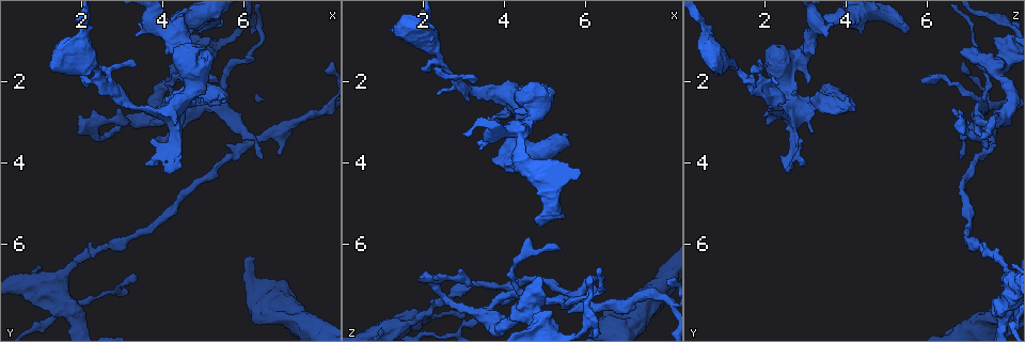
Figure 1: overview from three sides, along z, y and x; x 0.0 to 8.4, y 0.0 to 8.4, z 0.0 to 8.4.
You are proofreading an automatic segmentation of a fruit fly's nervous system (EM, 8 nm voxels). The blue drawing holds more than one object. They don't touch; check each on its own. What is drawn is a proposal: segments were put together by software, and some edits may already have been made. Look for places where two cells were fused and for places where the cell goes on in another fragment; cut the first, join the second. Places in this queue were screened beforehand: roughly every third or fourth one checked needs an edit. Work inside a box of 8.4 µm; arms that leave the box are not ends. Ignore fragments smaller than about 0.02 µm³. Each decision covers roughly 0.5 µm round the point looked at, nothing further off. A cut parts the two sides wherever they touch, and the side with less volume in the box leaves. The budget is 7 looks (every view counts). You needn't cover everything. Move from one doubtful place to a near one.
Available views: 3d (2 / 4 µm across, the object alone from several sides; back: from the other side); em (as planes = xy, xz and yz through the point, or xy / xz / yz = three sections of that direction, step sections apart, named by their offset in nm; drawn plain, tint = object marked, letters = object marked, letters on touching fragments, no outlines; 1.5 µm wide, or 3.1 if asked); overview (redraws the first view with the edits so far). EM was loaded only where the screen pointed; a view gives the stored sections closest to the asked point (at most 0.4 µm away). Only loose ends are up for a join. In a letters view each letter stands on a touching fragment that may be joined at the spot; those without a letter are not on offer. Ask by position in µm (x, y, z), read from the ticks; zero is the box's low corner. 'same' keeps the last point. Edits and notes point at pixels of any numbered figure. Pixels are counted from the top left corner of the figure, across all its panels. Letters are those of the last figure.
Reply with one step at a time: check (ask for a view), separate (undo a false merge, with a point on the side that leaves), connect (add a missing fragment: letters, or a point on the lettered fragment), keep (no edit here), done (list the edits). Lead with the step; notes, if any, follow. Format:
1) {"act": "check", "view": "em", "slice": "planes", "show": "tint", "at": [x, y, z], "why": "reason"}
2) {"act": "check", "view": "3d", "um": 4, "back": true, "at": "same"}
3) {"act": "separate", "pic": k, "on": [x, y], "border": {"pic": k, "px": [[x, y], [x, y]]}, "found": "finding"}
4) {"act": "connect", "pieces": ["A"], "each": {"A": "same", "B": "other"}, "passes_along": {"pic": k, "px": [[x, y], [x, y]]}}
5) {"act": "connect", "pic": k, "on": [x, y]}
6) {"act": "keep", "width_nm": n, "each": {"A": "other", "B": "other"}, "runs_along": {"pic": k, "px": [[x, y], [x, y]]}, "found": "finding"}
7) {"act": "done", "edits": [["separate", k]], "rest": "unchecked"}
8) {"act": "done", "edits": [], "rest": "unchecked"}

{"act": "check", "view": "3d", "um": 2, "at": [3.60, 2.90, 7.70], "why": "abrupt turn"}

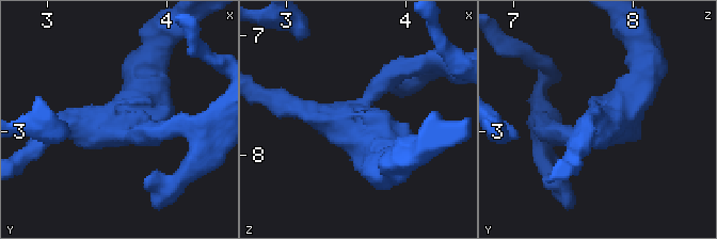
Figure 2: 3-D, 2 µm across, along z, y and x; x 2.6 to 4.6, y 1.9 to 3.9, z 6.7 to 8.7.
{"act": "check", "view": "em", "slice": "planes", "show": "tint", "at": [3.64, 2.94, 7.74], "arms": 3, "arm_widths_nm": [160, 190, 300]}

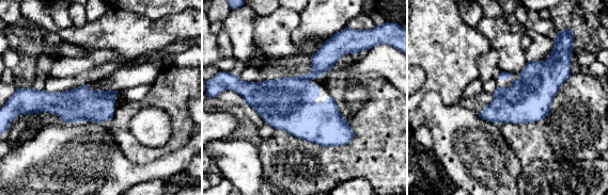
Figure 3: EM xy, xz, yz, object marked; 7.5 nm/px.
{"act": "check", "view": "em", "slice": "planes", "show": "letters", "at": "same", "why": "what lies round it"}

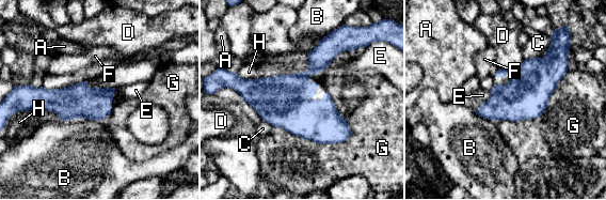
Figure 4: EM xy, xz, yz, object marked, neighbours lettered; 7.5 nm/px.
{"act": "keep", "longest_contact_nm": ["G", 600], "each": {"A": "other", "B": "other", "C": "other", "D": "other", "E": "other", "F": "other", "G": "other", "H": "other"}, "border": {"pic": 4, "px": [[490, 91], [490, 96], [481, 104]]}, "found": "all the same cell"}

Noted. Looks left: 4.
{"act": "check", "view": "3d", "um": 4, "at": [1.75, 7.50, 7.95], "why": "narrows sharply"}

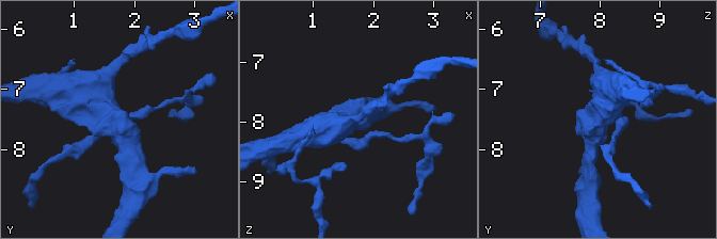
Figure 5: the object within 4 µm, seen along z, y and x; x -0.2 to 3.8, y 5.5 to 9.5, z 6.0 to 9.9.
{"act": "check", "view": "em", "slice": "xy", "step": 4, "show": "plain", "at": [1.70, 7.55, 7.95], "arms": 4, "why": "now the EM"}

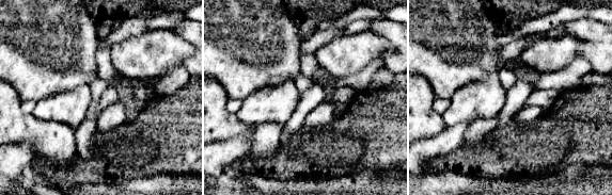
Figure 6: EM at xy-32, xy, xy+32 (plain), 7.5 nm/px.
{"act": "check", "view": "em", "slice": "xy", "step": 4, "show": "letters", "at": "same", "why": "see the neighbours"}

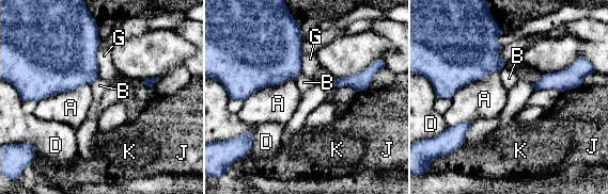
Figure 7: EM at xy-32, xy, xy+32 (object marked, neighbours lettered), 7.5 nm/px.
{"act": "keep", "each": {"A": "other", "B": "other", "D": "other", "G": "other", "J": "other", "K": "other"}, "border": {"pic": 7, "px": [[301, 71], [294, 80]]}, "found": "continuous, no second cell"}

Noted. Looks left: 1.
{"act": "done", "edits": [], "rest": "unchecked"}

